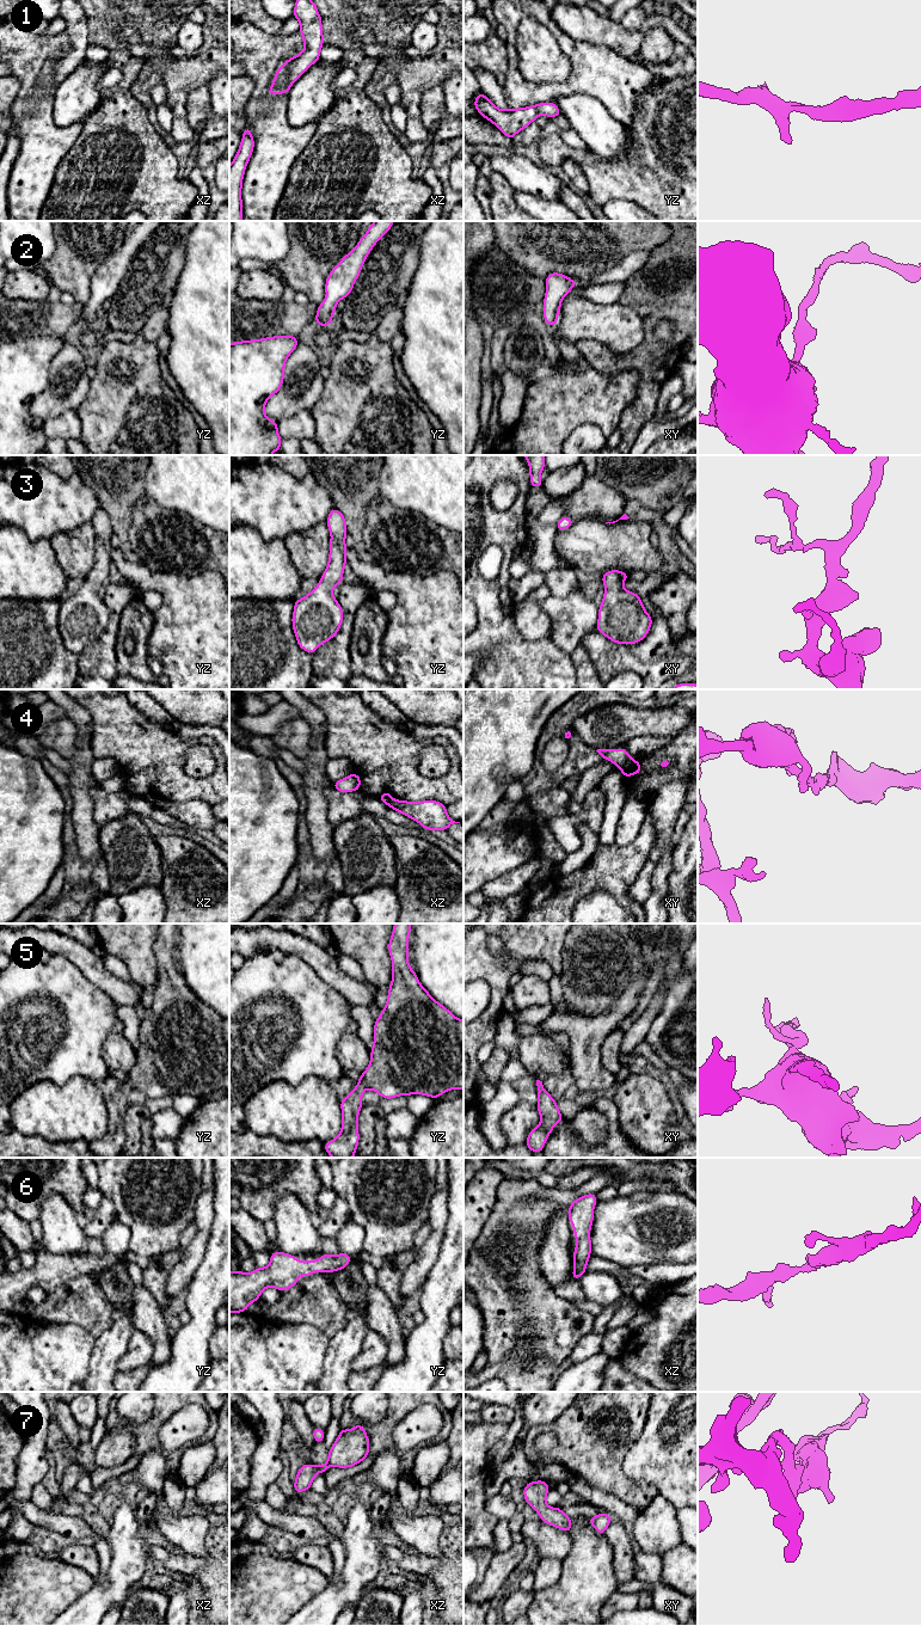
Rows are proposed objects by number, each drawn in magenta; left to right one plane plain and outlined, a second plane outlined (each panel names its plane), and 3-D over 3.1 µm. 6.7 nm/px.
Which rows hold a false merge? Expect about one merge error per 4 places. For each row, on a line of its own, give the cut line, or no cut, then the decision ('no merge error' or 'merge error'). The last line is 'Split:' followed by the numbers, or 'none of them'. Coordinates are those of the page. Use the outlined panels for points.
1: cut none; no merge error
2: cut none; no merge error
3: cut none; no merge error
4: cut xy (632, 760), (620, 768); merge error
5: cut none; no merge error
6: cut none; no merge error
7: cut none; no merge error
Split: 4

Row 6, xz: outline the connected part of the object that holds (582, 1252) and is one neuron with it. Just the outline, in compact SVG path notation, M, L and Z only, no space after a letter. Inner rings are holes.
M587 1194L569 1205L569 1222L573 1226L577 1242L573 1250L572 1280L579 1280L587 1271L587 1264L591 1256L590 1229L594 1221L594 1208L597 1202L596 1194Z

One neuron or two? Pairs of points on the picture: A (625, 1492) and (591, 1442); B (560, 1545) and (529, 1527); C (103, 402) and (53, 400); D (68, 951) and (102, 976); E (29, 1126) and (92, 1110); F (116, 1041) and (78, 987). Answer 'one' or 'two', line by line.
A: one
B: one
C: two
D: one
E: one
F: two

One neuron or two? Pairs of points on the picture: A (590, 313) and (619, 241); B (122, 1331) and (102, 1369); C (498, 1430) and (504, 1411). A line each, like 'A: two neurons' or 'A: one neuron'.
A: one neuron
B: one neuron
C: two neurons

